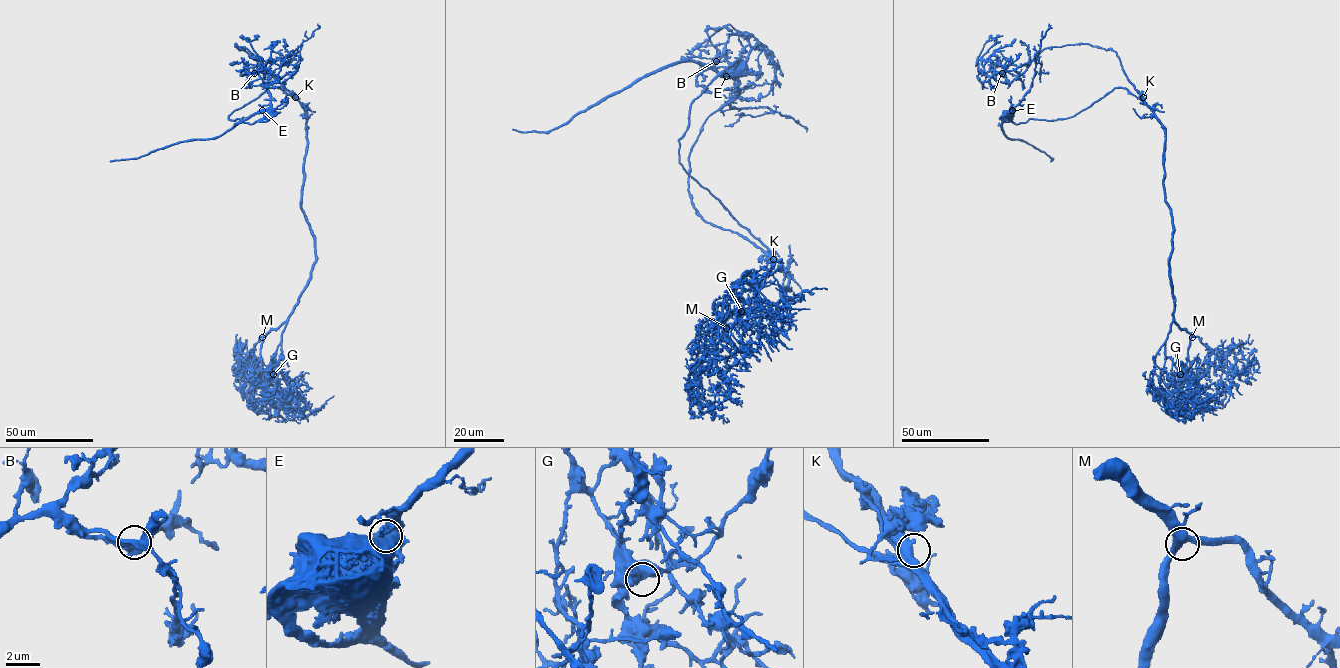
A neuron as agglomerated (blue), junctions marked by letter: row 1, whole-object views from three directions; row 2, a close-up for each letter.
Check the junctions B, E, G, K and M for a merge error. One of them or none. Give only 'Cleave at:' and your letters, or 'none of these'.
Cleave at: E

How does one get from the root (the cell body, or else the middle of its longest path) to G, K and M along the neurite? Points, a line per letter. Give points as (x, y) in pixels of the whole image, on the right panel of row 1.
G: (1010, 114), (1016, 124), (1068, 118), (1123, 88), (1161, 124), (1174, 305), (1165, 355), (1180, 374)
K: (1010, 114), (1016, 124), (1029, 119), (1068, 118), (1116, 88), (1125, 88), (1136, 96), (1143, 97)
M: (1010, 114), (1016, 124), (1068, 118), (1116, 88), (1143, 100), (1165, 134), (1173, 319), (1192, 337)

